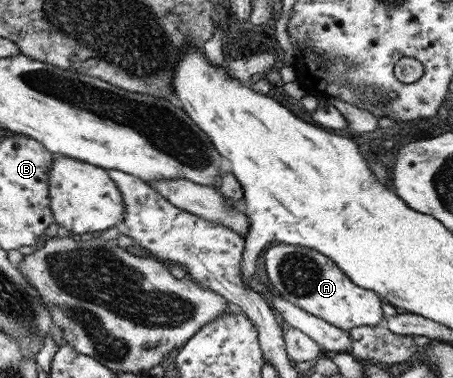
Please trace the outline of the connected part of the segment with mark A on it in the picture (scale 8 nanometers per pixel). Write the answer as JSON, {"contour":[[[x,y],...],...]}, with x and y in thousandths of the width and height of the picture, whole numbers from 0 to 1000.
{"contour":[[[609,646],[583,664],[581,683],[592,743],[614,770],[620,791],[653,807],[658,817],[764,876],[779,865],[845,857],[852,836],[843,831],[839,786],[821,770],[781,754],[731,688],[724,688],[724,680],[693,667],[689,659],[658,653],[658,648]]]}

